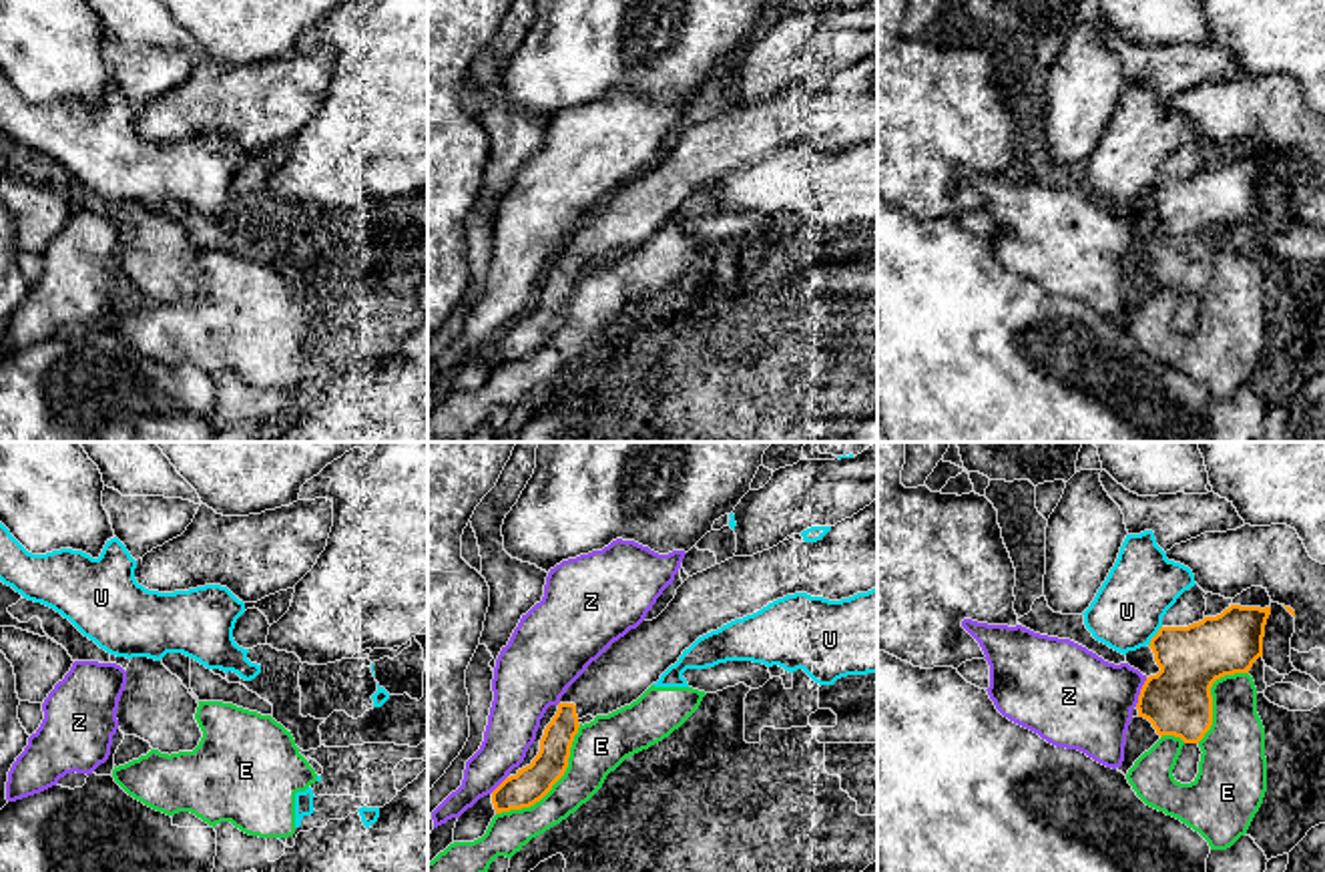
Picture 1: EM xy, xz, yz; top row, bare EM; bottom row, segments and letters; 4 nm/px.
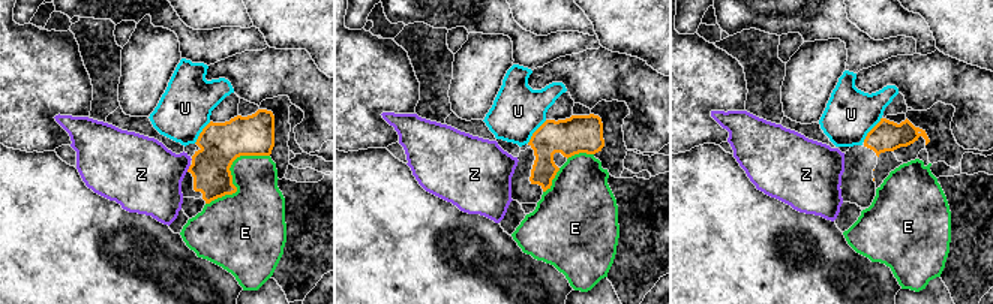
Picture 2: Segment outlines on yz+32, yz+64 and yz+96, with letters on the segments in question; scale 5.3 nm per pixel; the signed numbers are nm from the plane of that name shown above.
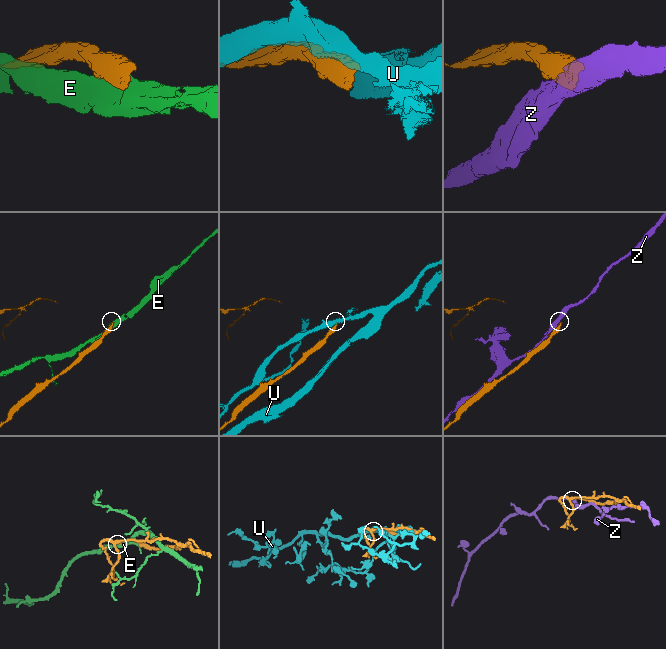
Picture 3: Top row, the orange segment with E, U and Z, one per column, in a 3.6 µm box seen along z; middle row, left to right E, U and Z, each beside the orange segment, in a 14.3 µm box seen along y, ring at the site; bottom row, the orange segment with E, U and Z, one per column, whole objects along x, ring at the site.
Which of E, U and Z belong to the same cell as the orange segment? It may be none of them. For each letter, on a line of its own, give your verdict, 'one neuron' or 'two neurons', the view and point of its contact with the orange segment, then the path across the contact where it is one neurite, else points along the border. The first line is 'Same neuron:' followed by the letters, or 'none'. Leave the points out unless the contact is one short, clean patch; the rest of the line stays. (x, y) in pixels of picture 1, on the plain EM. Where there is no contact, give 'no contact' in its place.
Same neuron: none
E: two neurons; contact xz (555, 332)
U: two neurons; contact yz (1155, 185)
Z: two neurons; contact yz (1141, 242)

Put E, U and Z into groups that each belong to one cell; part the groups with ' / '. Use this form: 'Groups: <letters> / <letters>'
Groups: E / U / Z

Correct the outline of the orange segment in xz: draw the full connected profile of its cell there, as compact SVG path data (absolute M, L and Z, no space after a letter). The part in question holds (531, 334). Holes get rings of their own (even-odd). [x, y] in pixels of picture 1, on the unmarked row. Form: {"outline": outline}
{"outline": "M877 48L817 92L789 88L689 127L656 169L614 191L566 239L538 305L492 342L496 364L540 352L568 317L578 271L636 251L699 187L787 145L841 151L875 137Z"}

